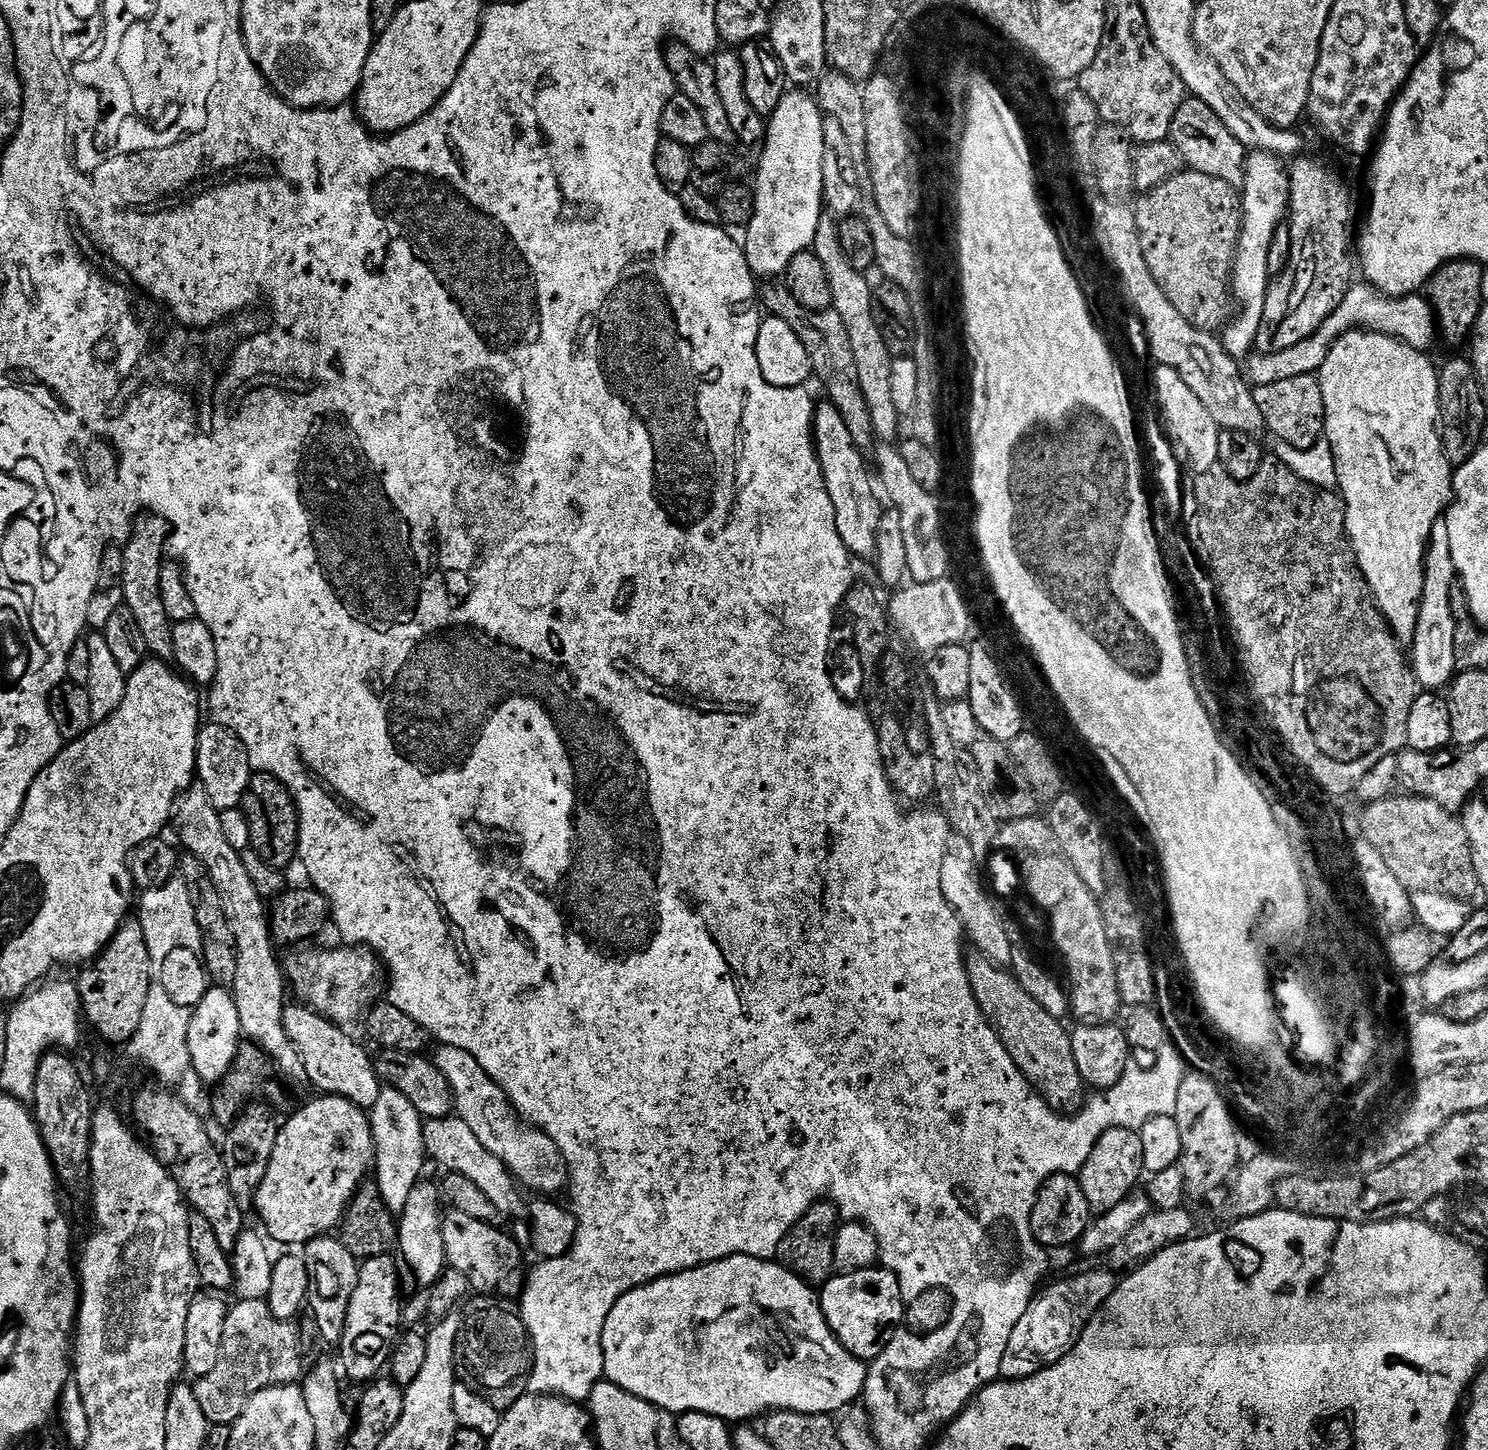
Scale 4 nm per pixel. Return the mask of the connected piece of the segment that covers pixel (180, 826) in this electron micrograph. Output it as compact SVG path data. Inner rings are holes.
M194 782L188 790L184 791L173 808L173 827L178 832L178 838L185 847L184 850L191 856L198 857L206 866L207 873L214 885L214 890L221 901L222 910L225 913L226 922L229 923L230 934L235 936L235 950L238 958L237 969L235 970L234 982L230 985L230 991L235 998L235 1005L238 1007L238 1018L241 1035L249 1042L258 1045L267 1053L271 1063L288 1078L303 1083L307 1076L302 1066L300 1055L296 1047L289 1040L284 1026L284 1009L287 1005L286 994L288 995L288 984L283 967L278 964L274 941L271 937L271 925L268 919L268 908L265 899L260 896L254 888L254 882L247 876L243 855L234 850L234 846L226 839L223 833L220 813L210 802L209 796L199 782Z

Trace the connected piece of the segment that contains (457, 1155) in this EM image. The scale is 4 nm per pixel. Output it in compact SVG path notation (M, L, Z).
M453 1114L446 1118L427 1121L424 1125L424 1151L431 1163L433 1160L434 1163L444 1167L445 1173L461 1175L474 1182L497 1207L501 1217L525 1215L526 1200L520 1197L521 1189L512 1173L501 1160L490 1154L490 1150L486 1150L486 1146L482 1146L482 1142L478 1142L470 1126L466 1126L466 1122L462 1122L459 1116Z

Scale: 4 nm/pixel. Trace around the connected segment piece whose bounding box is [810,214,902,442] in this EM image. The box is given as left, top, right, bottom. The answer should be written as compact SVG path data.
M824 214L818 222L818 234L814 234L810 251L826 269L832 308L846 325L846 338L850 338L850 350L854 350L854 363L858 365L858 386L862 386L862 398L866 398L866 406L870 406L870 422L876 436L881 441L892 442L897 439L896 431L902 424L898 410L894 410L890 387L890 366L894 358L886 346L886 338L882 338L882 330L878 330L878 322L874 322L872 291L866 286L864 273L856 270L843 252L842 242L839 241L839 228L839 223L831 215Z

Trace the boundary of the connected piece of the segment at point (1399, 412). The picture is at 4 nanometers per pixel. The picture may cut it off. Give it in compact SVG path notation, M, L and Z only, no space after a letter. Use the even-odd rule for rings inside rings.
M1357 330L1347 332L1326 354L1326 362L1322 362L1318 379L1322 386L1322 402L1324 403L1324 435L1330 450L1334 454L1334 466L1336 467L1336 488L1341 500L1344 501L1344 517L1346 518L1346 530L1348 540L1356 555L1358 566L1366 578L1372 598L1376 602L1376 608L1384 616L1388 629L1396 636L1401 645L1411 645L1416 627L1418 626L1418 610L1422 598L1422 586L1424 585L1424 555L1428 552L1428 539L1434 530L1434 522L1438 522L1447 513L1448 505L1452 502L1452 477L1454 466L1446 458L1444 443L1440 440L1440 378L1437 365L1432 365L1431 355L1414 350L1406 346L1402 341L1389 336L1383 336L1377 332L1365 332Z

